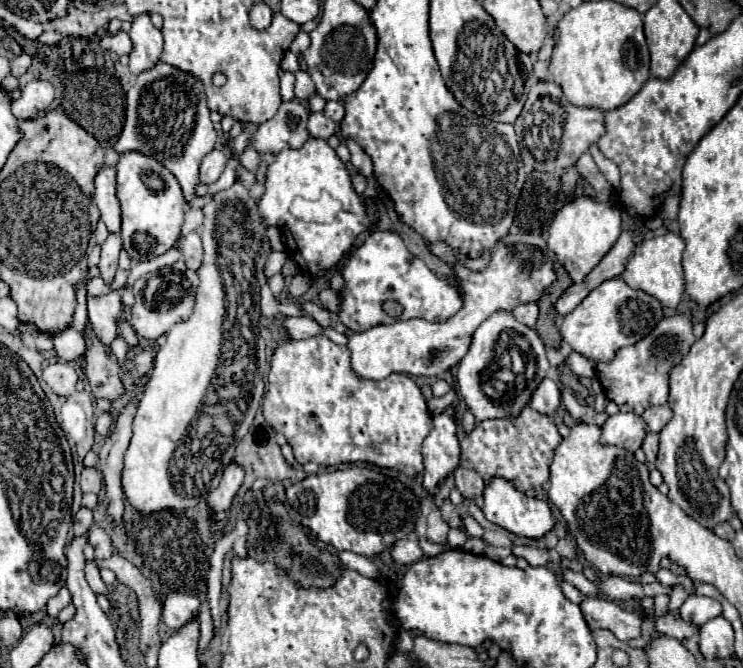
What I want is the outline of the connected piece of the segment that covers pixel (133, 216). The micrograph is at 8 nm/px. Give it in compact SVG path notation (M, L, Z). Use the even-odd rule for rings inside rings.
M125 152L117 162L117 198L121 202L121 238L123 248L131 254L133 260L151 258L167 252L175 246L187 200L177 184L177 178L155 158L145 156L141 152ZM139 246L147 246L147 250L139 250Z

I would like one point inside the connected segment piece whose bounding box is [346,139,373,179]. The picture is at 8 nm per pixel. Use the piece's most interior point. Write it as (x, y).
(361, 161)

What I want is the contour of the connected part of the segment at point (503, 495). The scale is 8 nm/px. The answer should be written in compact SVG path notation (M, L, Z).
M495 478L487 488L485 488L485 494L483 494L483 512L485 512L485 518L509 532L513 532L515 536L521 536L521 538L543 538L545 534L549 534L557 520L549 508L549 504L545 500L539 500L539 498L529 498L521 492L517 492L507 480L503 478Z

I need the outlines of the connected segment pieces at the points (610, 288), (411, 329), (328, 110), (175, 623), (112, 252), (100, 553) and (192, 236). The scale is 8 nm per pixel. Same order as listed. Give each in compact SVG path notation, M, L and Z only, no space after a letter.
M623 278L605 280L597 286L575 310L571 310L561 324L563 340L579 354L595 362L609 362L617 348L631 346L645 338L655 324L663 318L663 308L657 298L645 294L643 290L631 288Z
M507 234L499 240L493 250L493 258L483 272L473 272L459 266L457 276L465 288L465 304L445 322L429 322L423 318L397 320L391 326L373 326L365 332L355 332L349 336L351 364L361 378L383 380L391 372L405 372L413 376L441 376L451 366L459 364L469 352L473 332L477 326L489 318L493 312L507 310L513 312L519 304L539 302L545 290L555 282L553 270L555 254L547 248L543 236L537 234Z
M337 100L337 102L327 102L327 106L325 106L325 116L329 116L331 120L335 120L337 124L343 120L343 116L345 116L345 108L343 108L343 102L341 100Z
M173 590L163 600L163 622L177 630L199 612L199 598L187 590Z
M109 234L105 244L101 246L101 260L99 260L99 276L103 282L111 284L115 278L115 272L119 268L119 250L121 250L121 238Z
M93 526L93 528L89 530L89 542L91 542L93 548L95 548L95 558L97 558L97 560L107 560L107 558L111 558L113 554L117 554L117 550L115 550L109 534L107 534L105 530L101 530L101 528L95 528L95 526Z
M189 232L181 244L181 252L183 252L183 260L191 270L197 270L201 264L201 256L203 256L203 248L201 248L201 236L199 232Z

